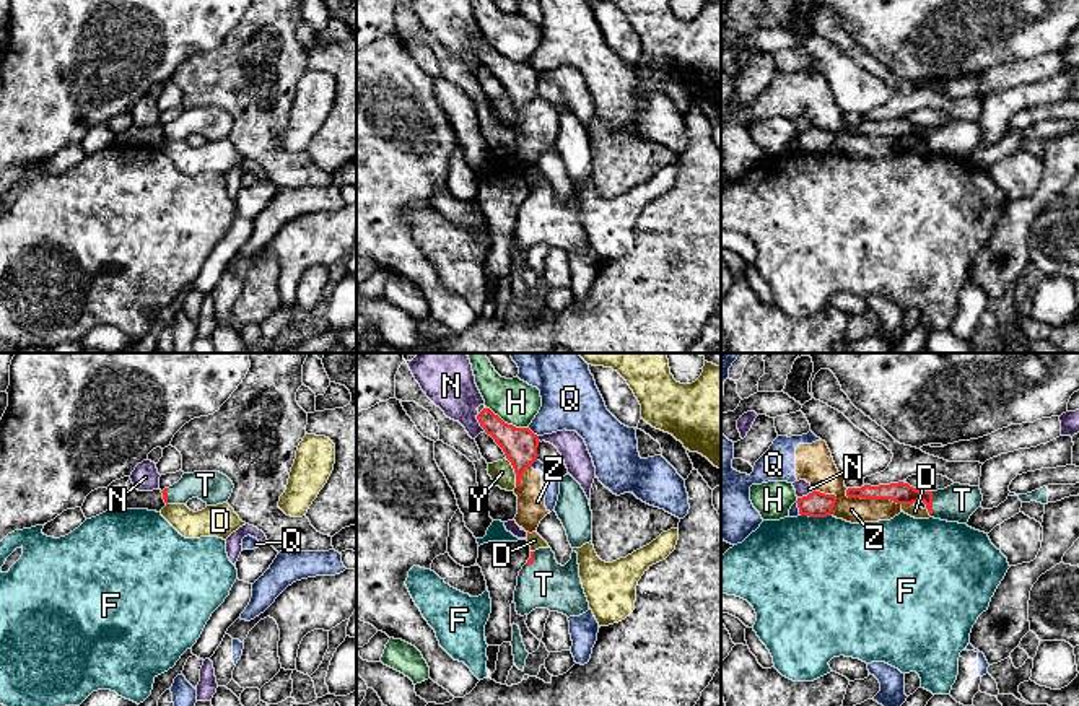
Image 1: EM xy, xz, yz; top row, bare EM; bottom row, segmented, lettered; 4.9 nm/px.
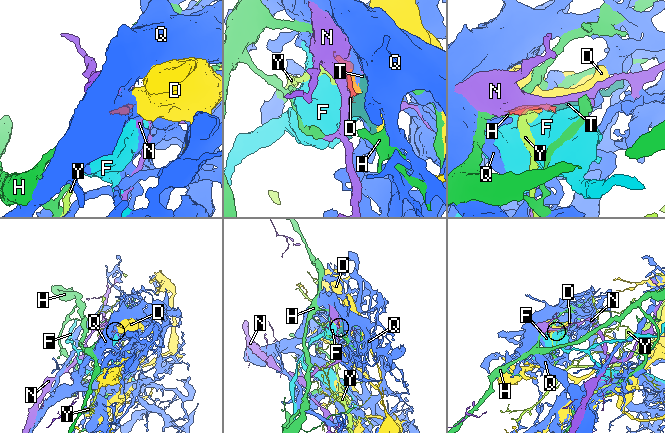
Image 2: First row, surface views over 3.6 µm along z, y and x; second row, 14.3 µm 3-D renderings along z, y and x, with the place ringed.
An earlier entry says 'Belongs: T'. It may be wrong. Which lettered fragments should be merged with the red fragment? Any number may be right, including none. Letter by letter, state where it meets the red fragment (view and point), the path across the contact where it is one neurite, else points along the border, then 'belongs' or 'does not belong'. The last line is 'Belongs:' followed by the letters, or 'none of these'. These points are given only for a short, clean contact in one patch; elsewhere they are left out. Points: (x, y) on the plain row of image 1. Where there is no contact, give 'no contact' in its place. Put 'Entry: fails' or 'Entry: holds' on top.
Entry: holds
D: meets red in yz at (907, 139); border along yz (902, 139), (912, 140); does not belong
F: meets red in yz at (816, 152); does not belong
H: meets red in xz at (506, 59); border along xz (487, 43), (505, 57), (528, 64); does not belong
N: meets red in xz at (479, 57); does not belong
Q: meets red in xz at (531, 67); border along xz (528, 64), (537, 72); does not belong
T: meets red in yz at (931, 139); runs through yz (902, 129), (921, 130), (931, 139), (956, 139); belongs
Y: meets red in xz at (515, 108); border along xz (506, 93), (513, 104), (516, 122); does not belong
Z: meets red in yz at (871, 134); border along yz (845, 126), (851, 134), (889, 134), (900, 140); does not belong
Belongs: T

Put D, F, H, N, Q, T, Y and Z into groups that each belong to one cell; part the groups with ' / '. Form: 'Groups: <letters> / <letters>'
Groups: D / F / H / N / Q Z / T / Y

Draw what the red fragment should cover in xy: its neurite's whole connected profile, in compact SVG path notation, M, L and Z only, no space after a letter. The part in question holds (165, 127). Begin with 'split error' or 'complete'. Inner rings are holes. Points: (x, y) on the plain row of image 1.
split error; M194 107L184 109L177 119L161 129L166 140L187 140L189 135L199 133L207 142L216 142L228 138L233 124L233 117L220 107Z

